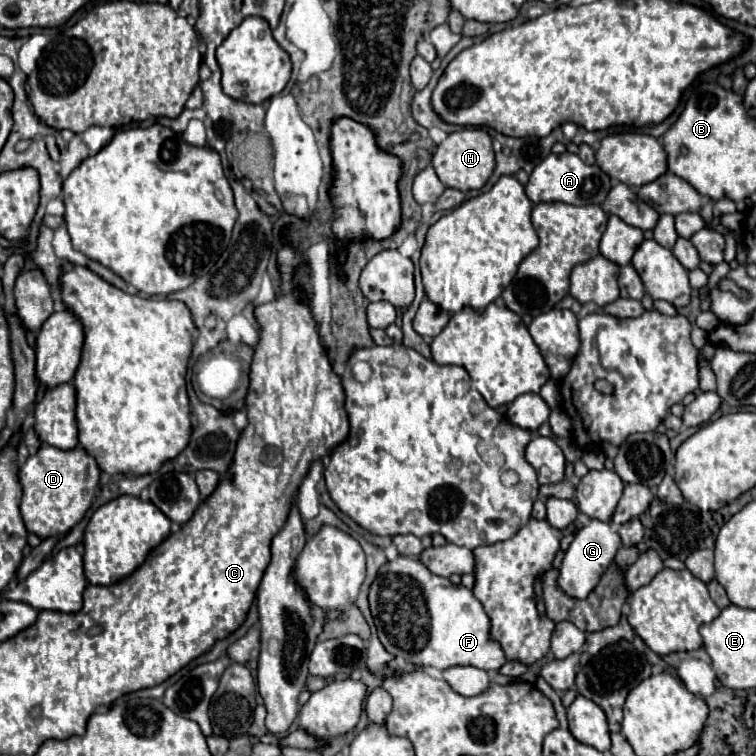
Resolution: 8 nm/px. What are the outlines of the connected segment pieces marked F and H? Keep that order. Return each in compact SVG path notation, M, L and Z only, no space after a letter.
M398 556L392 562L386 562L370 586L370 612L378 628L378 638L386 652L394 658L402 658L412 666L434 666L446 670L450 666L476 666L486 672L496 672L506 662L502 646L490 636L490 618L482 608L482 602L476 600L470 588L462 584L452 584L448 578L428 572L420 560Z
M464 128L448 134L448 138L436 146L432 156L432 166L440 182L448 188L456 188L462 192L480 190L494 170L494 150L488 132L482 128Z

